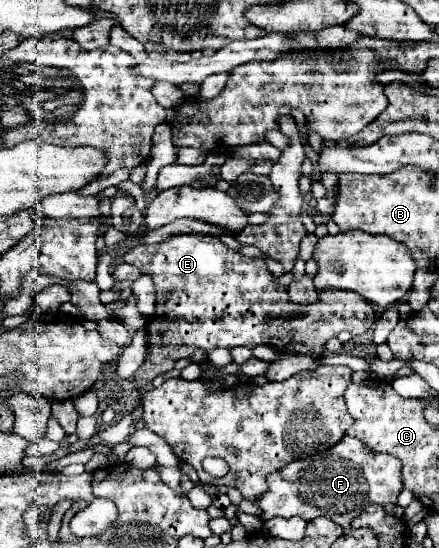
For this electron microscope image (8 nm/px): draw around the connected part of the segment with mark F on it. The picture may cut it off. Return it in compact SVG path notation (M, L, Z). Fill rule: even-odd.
M344 437L340 443L322 453L290 461L280 471L270 473L268 491L254 503L260 509L260 521L268 521L274 517L288 519L294 515L300 515L306 521L326 517L348 529L352 519L356 519L362 507L366 507L368 503L398 503L398 495L402 491L400 469L402 463L396 457L372 453L356 437Z

